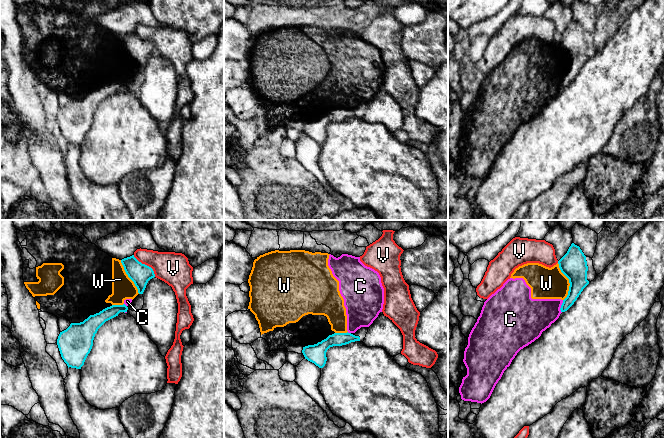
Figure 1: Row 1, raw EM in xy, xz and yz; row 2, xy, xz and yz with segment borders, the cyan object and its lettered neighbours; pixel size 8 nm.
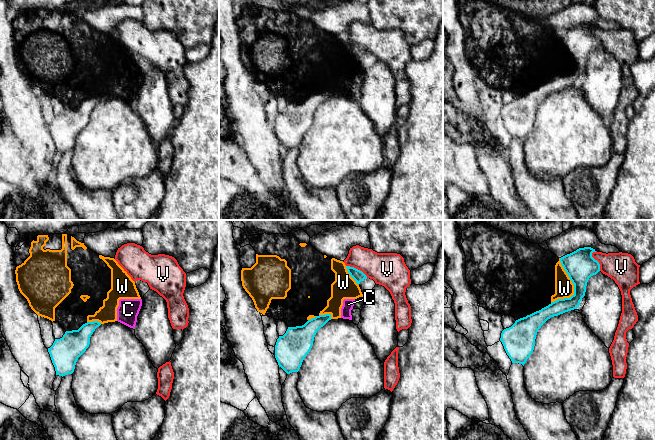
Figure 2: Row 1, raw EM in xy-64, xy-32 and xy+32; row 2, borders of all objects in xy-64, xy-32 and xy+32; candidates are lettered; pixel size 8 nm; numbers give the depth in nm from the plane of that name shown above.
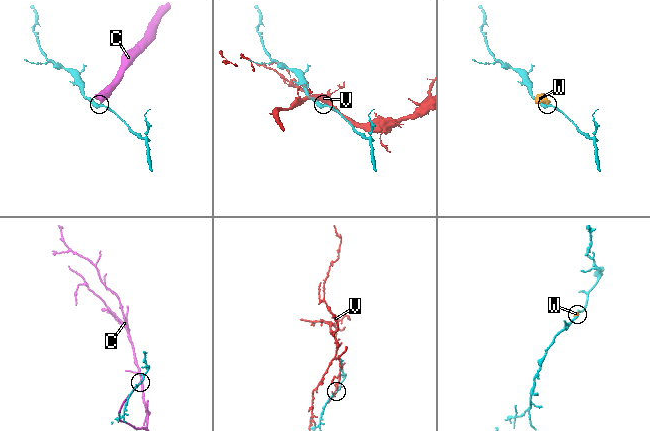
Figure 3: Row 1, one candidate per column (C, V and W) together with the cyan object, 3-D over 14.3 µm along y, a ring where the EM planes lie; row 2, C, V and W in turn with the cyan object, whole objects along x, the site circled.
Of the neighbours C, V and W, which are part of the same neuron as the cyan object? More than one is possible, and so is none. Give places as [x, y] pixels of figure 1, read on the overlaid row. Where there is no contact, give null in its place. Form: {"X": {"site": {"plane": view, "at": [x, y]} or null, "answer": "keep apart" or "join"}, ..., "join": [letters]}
{"C": {"site": {"plane": "yz", "at": [561, 306]}, "answer": "keep apart"}, "V": {"site": {"plane": "xy", "at": [146, 265]}, "answer": "keep apart"}, "W": {"site": {"plane": "yz", "at": [569, 282]}, "answer": "keep apart"}, "join": []}

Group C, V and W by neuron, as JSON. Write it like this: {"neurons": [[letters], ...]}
{"neurons": [["C", "W"], ["V"]]}

